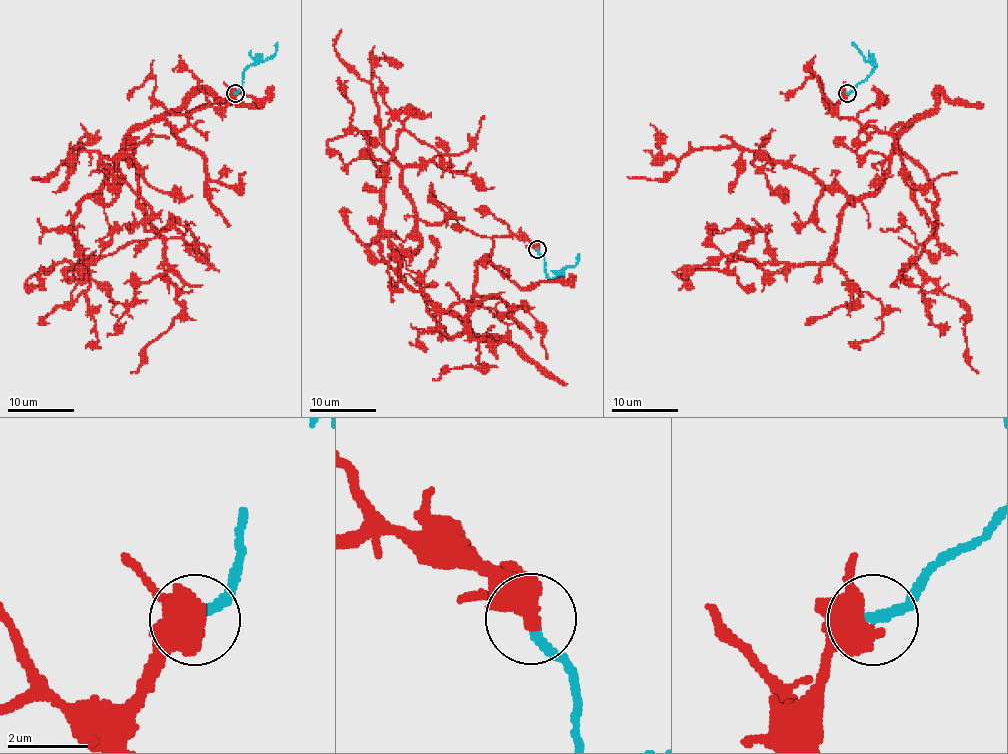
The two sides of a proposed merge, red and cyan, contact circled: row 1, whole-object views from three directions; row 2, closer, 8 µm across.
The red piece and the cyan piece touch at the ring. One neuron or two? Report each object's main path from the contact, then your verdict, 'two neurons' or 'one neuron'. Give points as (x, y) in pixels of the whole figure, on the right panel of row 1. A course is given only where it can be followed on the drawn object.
red via (847, 93), (837, 115), (862, 130), (915, 118), (833, 253), (732, 258), (752, 235), (714, 233) | cyan via (847, 93), (877, 67), (852, 42) | one neuron

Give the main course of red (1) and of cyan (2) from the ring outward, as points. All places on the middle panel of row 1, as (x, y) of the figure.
1: (537, 249), (492, 239), (453, 317), (374, 240), (396, 137), (461, 154), (484, 116)
2: (537, 249), (544, 259), (544, 272), (551, 279), (572, 267), (579, 254)

